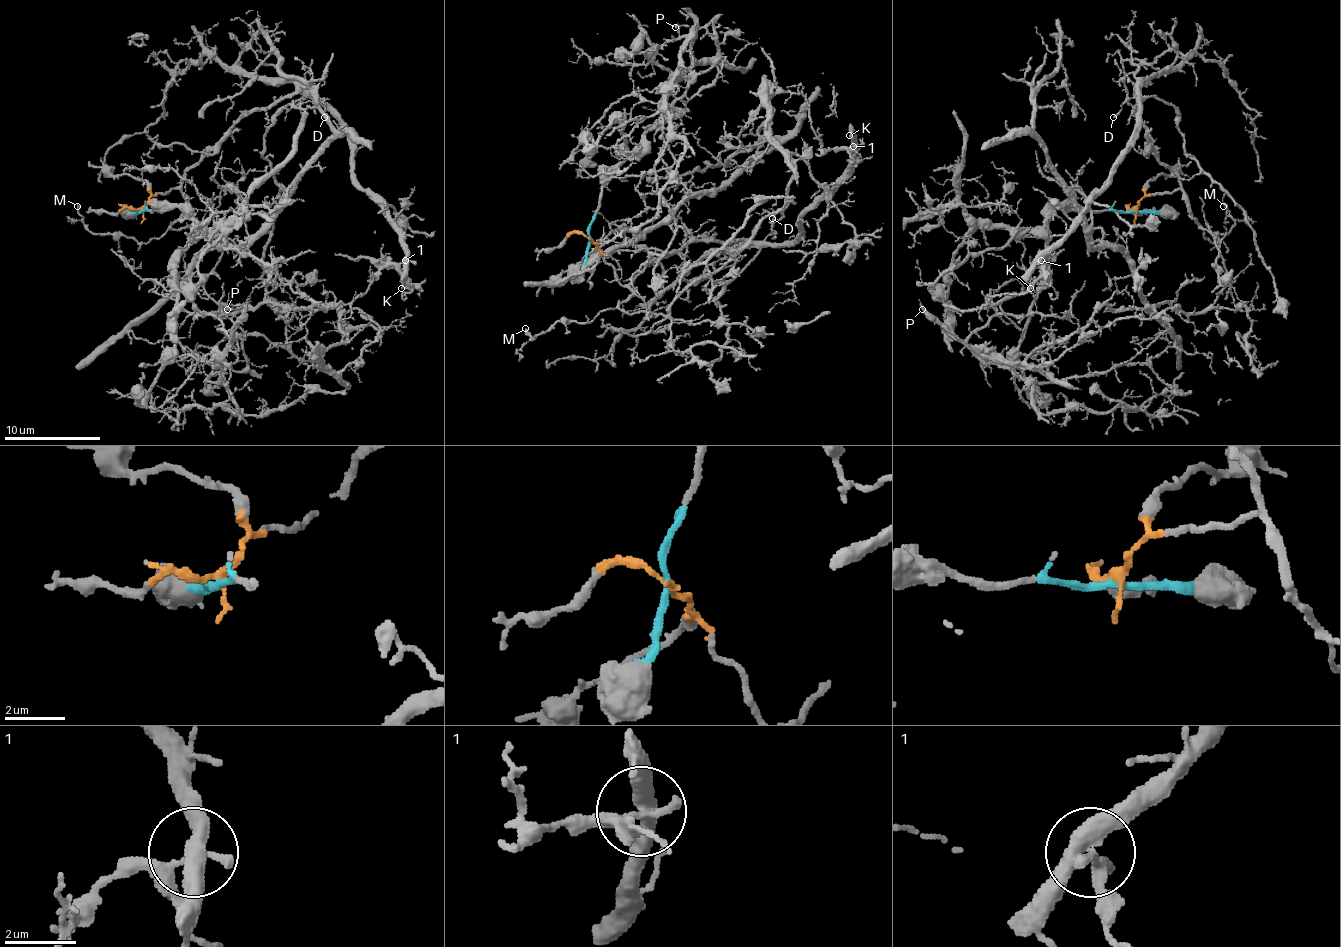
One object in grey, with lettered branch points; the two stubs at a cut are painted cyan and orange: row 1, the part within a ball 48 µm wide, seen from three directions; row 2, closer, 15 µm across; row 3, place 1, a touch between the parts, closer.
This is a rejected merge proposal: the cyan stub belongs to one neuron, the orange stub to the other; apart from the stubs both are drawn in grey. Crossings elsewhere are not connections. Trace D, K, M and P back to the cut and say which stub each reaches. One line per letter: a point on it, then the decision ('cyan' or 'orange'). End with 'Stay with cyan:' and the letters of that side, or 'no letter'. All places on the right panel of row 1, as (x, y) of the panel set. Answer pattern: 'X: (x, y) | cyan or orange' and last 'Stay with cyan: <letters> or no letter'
D: (1113, 117) | orange
K: (1030, 288) | orange
M: (1223, 206) | orange
P: (922, 309) | cyan
Stay with cyan: P

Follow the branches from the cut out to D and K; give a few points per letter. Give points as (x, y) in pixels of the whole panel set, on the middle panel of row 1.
D: (589, 239), (616, 277), (628, 285), (649, 263), (678, 253), (693, 241), (765, 239), (772, 232), (772, 217)
K: (589, 239), (628, 285), (693, 241), (786, 244), (846, 172), (848, 136)

